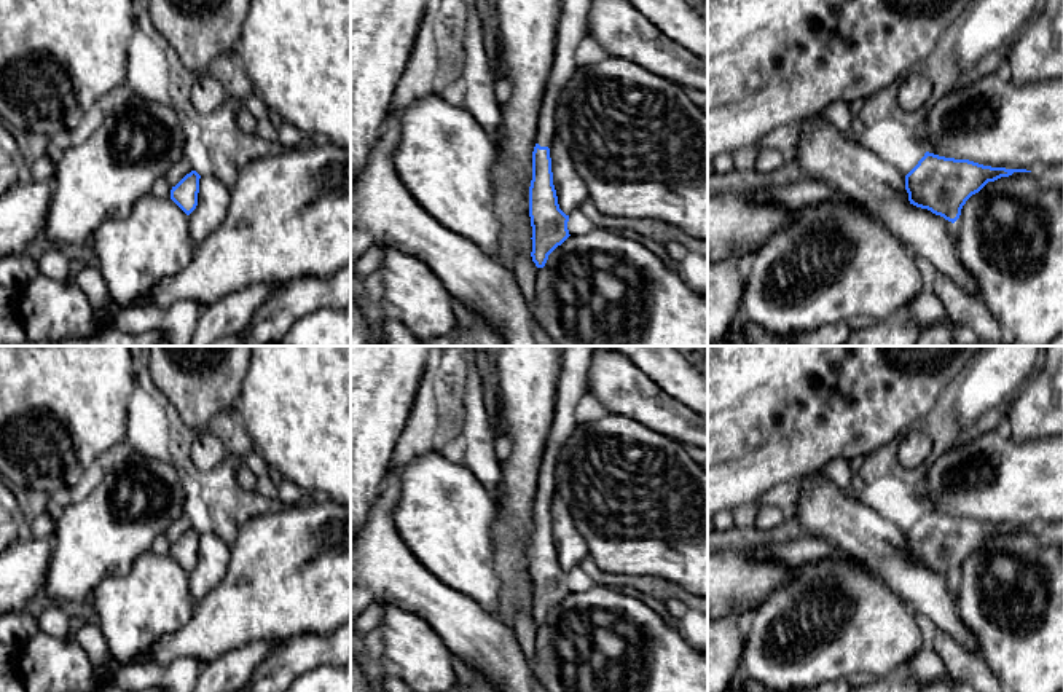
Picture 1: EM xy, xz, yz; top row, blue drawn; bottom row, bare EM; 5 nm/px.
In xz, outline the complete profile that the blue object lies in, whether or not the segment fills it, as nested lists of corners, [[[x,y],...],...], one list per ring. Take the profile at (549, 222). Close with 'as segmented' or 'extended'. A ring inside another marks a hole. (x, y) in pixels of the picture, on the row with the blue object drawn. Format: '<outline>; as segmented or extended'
[[[561,0],[555,57],[539,113],[537,144],[532,151],[532,180],[529,187],[531,257],[537,268],[543,268],[548,255],[571,236],[567,230],[569,215],[558,204],[548,147],[556,134],[555,112],[561,89],[577,70],[575,49],[586,37],[591,2]]]; extended

